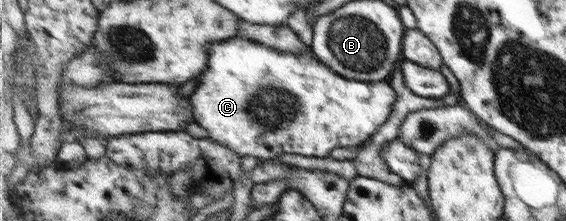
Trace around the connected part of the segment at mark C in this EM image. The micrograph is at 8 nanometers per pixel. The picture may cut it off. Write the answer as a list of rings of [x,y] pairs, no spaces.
[[[239,36],[226,40],[225,42],[213,43],[212,46],[208,48],[208,67],[198,76],[198,85],[190,94],[190,101],[195,120],[206,130],[208,138],[230,148],[239,156],[253,156],[255,158],[260,158],[264,162],[266,160],[273,160],[278,156],[283,156],[283,154],[301,154],[303,156],[325,158],[330,156],[330,154],[339,147],[356,147],[363,144],[388,122],[395,104],[398,101],[398,94],[390,83],[390,80],[365,82],[344,78],[330,69],[328,65],[325,65],[320,58],[314,54],[313,50],[308,50],[308,52],[302,52],[301,54],[291,54],[290,52],[281,52],[270,46],[265,46],[260,42],[257,43]]]

